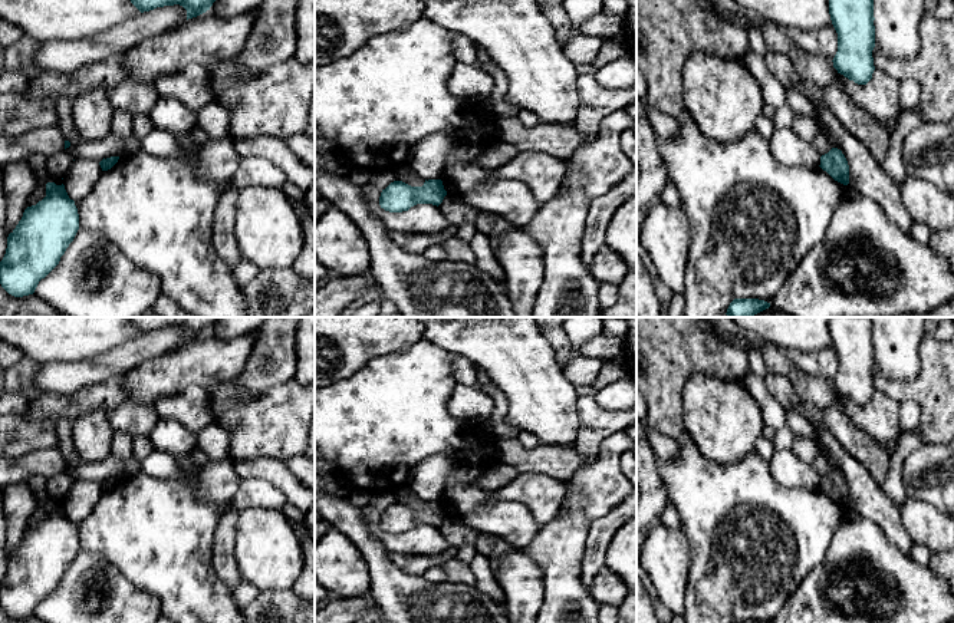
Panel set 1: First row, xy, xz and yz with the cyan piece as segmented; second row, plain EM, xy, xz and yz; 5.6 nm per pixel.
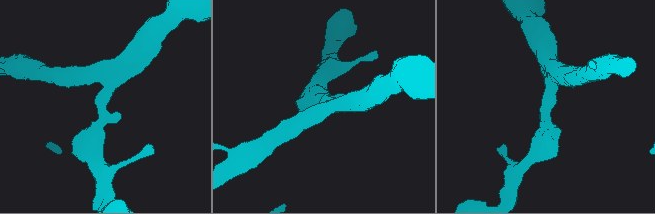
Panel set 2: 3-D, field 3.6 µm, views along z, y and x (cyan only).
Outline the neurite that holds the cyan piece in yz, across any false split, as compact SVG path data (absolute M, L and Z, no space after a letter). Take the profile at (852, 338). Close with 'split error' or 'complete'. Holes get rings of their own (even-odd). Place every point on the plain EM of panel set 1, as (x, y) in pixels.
M829 317L829 336L838 355L833 389L858 406L866 406L875 392L872 317Z | complete

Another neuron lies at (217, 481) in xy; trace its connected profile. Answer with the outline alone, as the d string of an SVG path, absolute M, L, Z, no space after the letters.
M231 459L208 461L200 467L195 494L208 502L231 502L240 481Z

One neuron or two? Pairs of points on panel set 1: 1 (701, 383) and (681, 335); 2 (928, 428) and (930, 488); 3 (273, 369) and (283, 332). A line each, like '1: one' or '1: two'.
1: two
2: two
3: one

